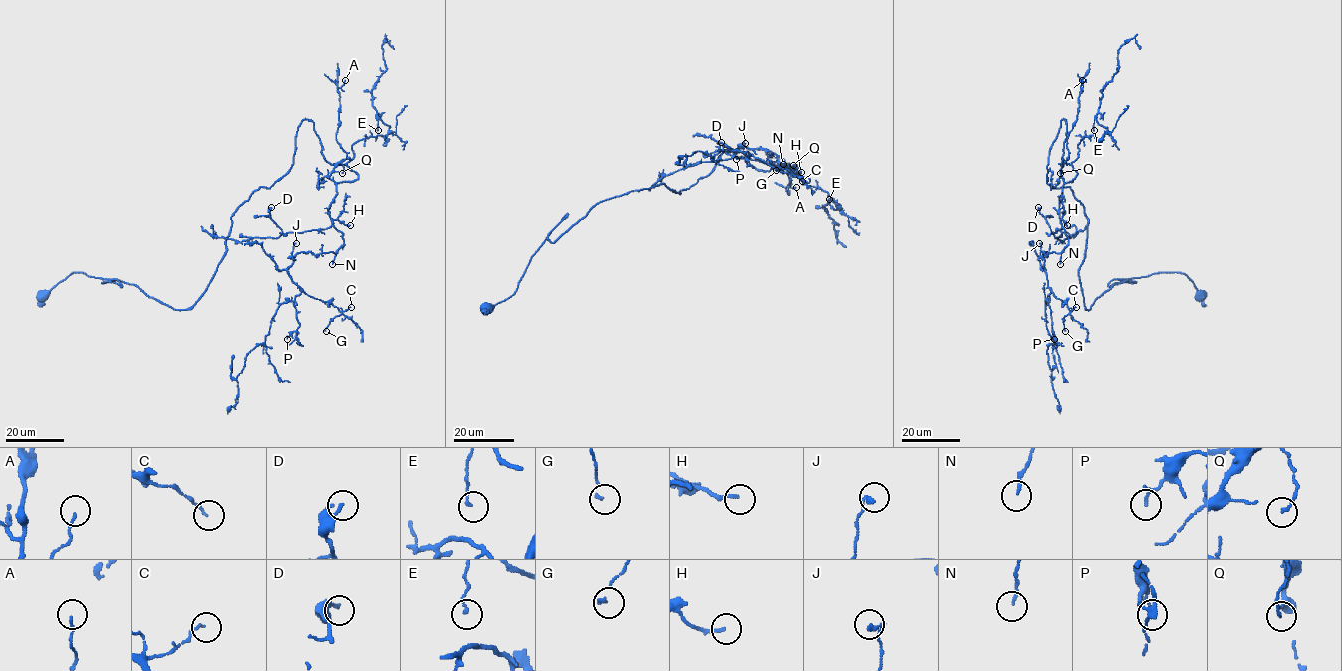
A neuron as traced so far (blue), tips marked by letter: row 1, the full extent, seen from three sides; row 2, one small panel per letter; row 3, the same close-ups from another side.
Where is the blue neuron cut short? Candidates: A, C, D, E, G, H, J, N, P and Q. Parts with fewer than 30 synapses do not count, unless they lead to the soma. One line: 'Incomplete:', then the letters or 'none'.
Incomplete: H

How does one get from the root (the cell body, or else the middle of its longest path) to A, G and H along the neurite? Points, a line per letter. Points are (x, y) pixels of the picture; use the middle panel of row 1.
A: (744, 154), (763, 172), (775, 166), (809, 179), (780, 166), (798, 173), (787, 172), (796, 187)
G: (744, 154), (756, 169), (775, 166), (809, 181), (770, 151), (737, 149), (792, 174), (776, 170)
H: (744, 154), (756, 169), (775, 166), (808, 182), (779, 164), (801, 172)

